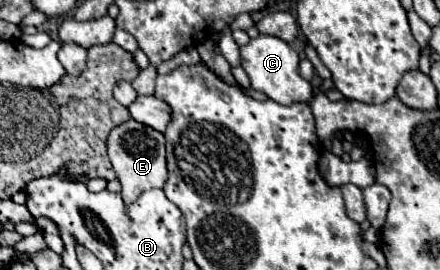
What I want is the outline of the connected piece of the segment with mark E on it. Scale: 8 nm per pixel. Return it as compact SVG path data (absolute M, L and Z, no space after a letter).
M129 119L109 133L107 151L109 151L111 165L117 173L117 179L121 183L121 197L123 197L125 205L135 203L143 191L153 189L153 187L161 189L165 185L167 167L165 167L165 137L163 137L163 133L157 133L151 127Z

